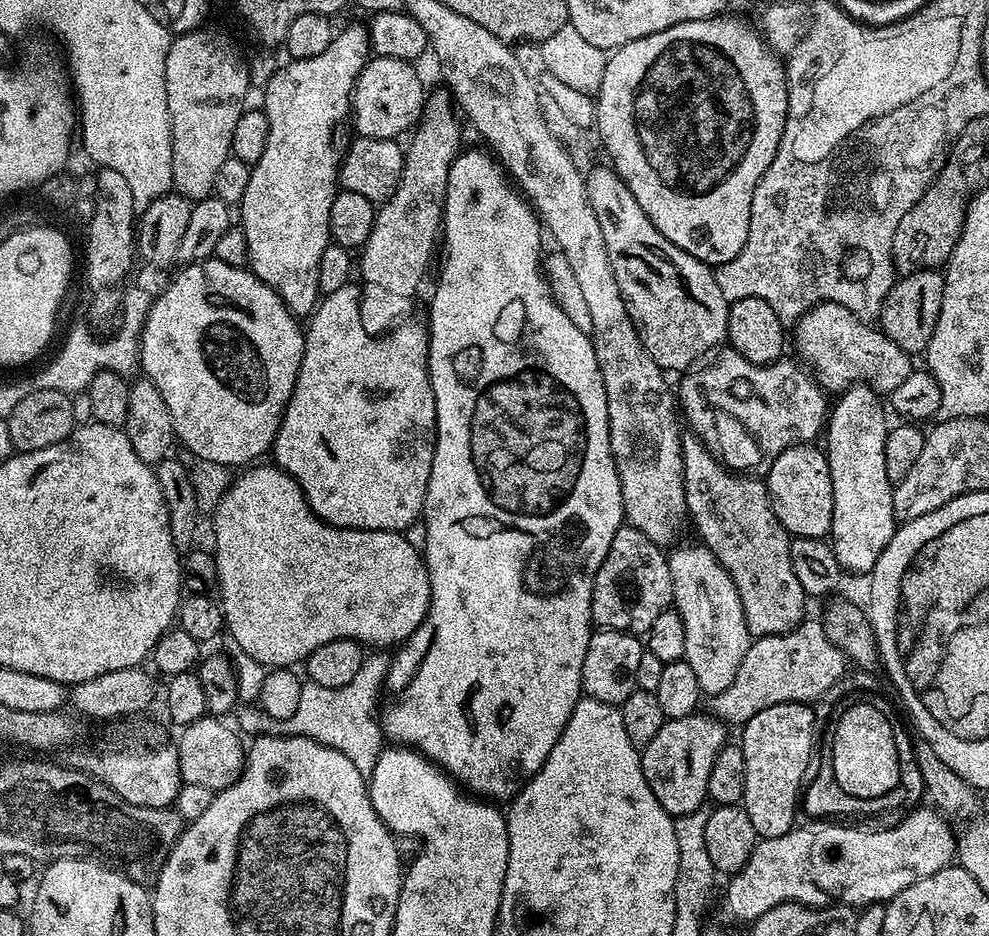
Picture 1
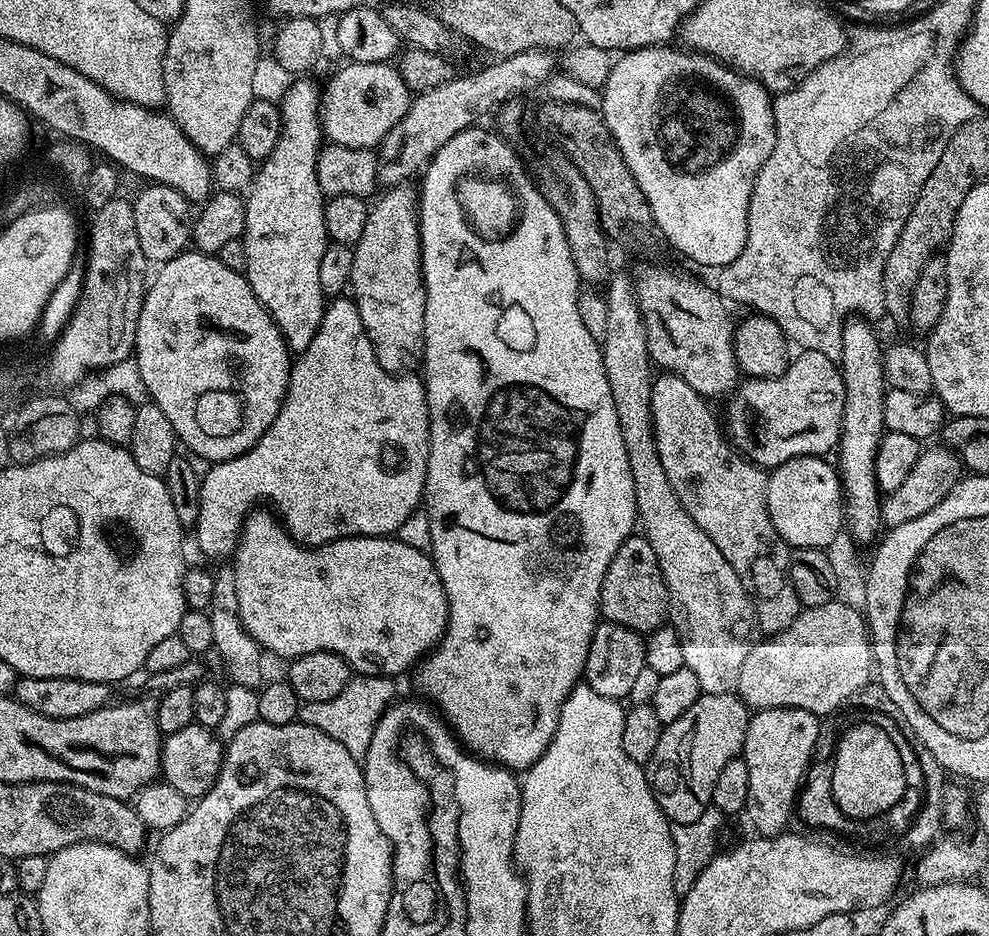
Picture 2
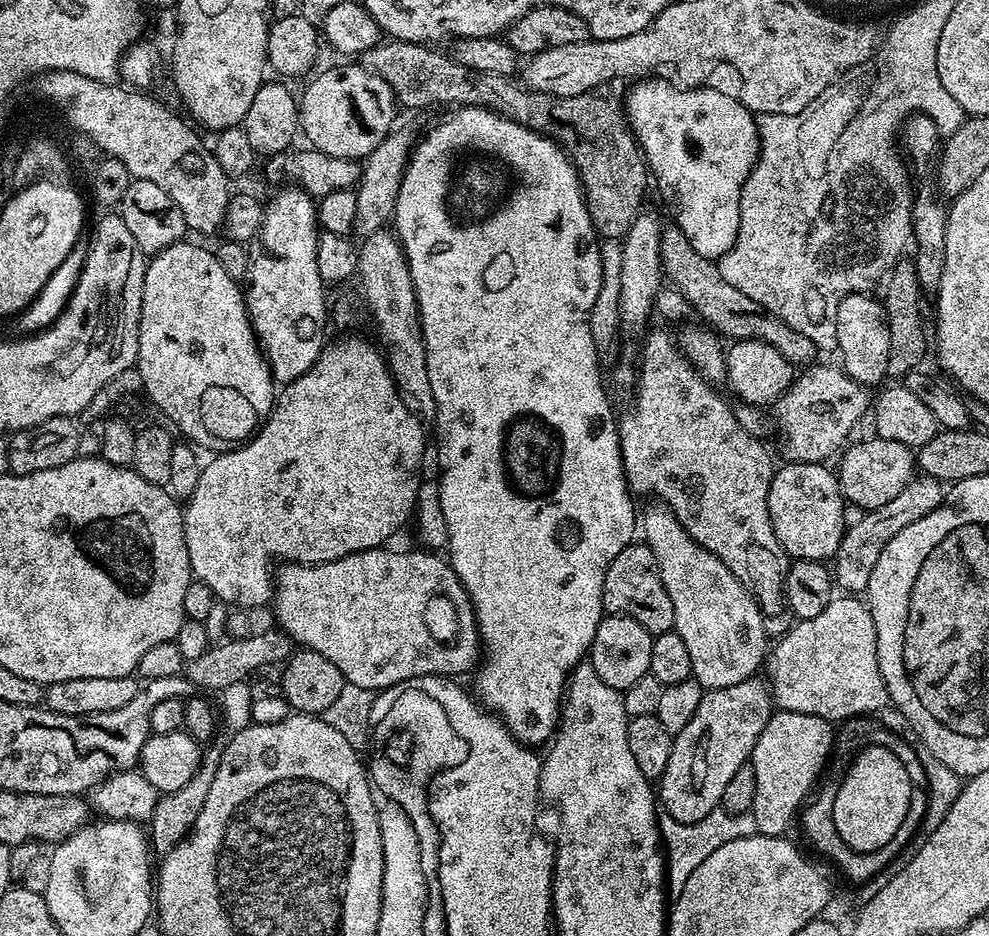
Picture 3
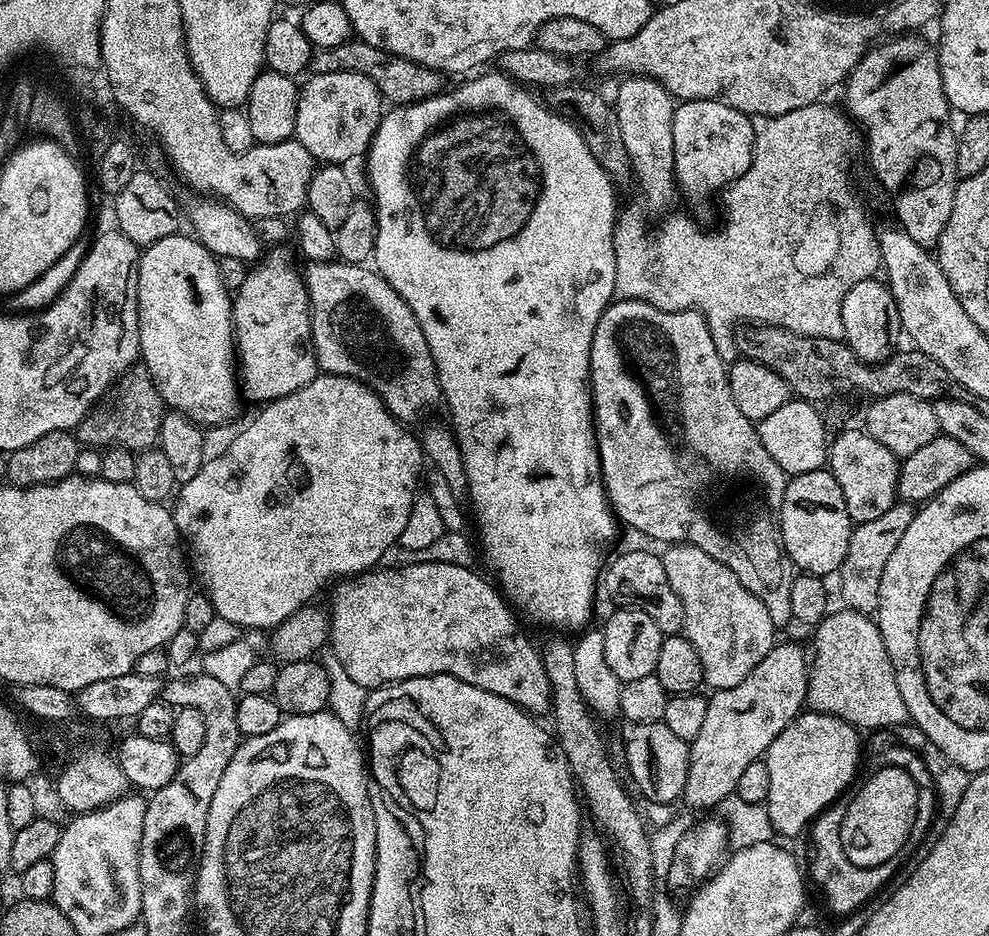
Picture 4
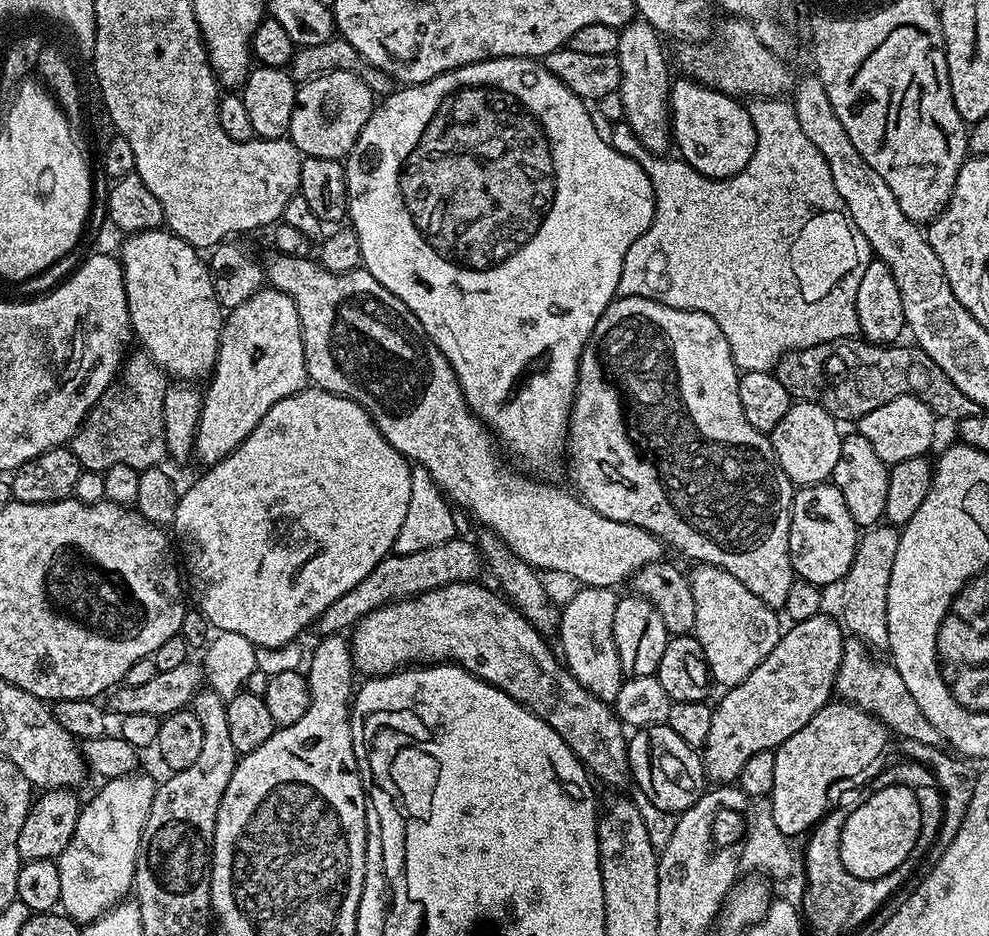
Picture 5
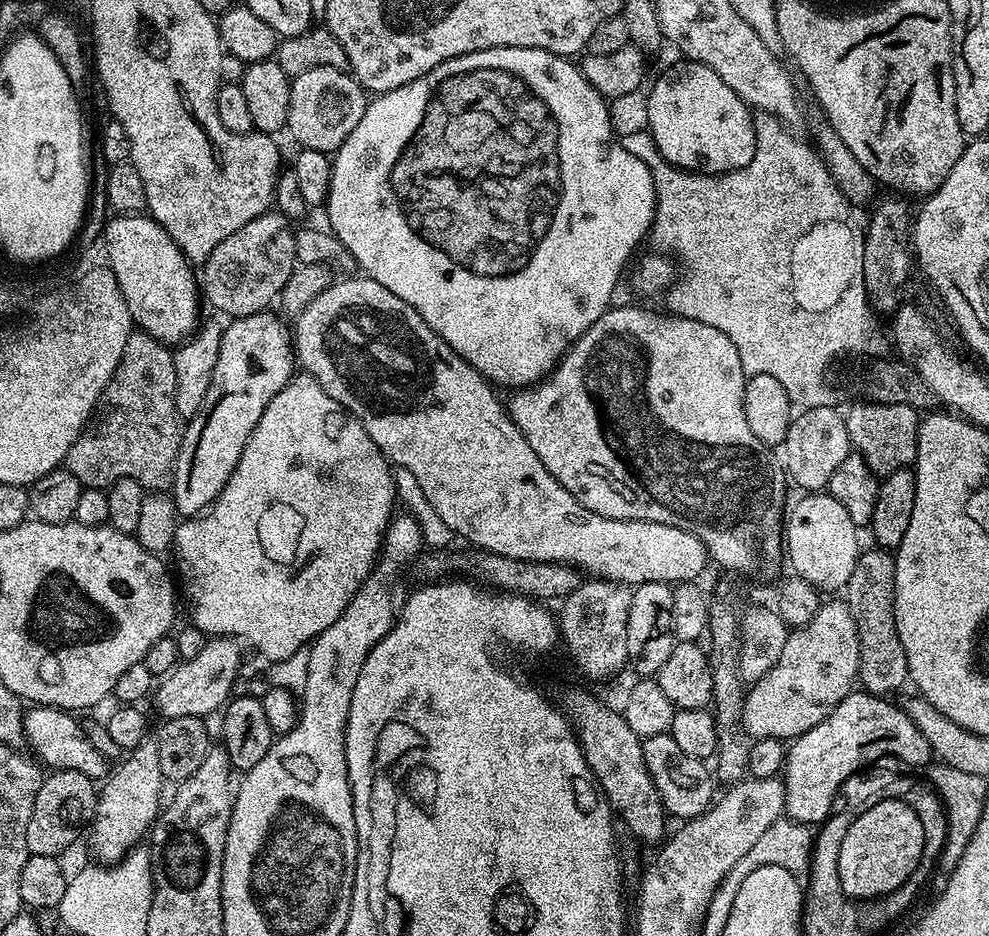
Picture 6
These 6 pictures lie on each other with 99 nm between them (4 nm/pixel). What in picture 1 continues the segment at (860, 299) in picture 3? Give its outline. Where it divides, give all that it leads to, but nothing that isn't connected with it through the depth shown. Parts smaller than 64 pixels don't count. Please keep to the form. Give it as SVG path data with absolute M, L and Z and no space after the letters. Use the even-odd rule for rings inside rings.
M851 384L831 405L826 437L826 455L834 494L830 543L845 573L871 573L882 558L882 550L896 533L898 521L892 505L894 482L886 474L886 438L890 421L884 417L886 404L881 393L868 384Z

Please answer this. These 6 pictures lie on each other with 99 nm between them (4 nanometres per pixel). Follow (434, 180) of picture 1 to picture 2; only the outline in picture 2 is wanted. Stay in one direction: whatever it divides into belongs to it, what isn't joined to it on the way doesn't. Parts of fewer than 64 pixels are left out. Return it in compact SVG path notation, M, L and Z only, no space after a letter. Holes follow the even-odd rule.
M409 182L407 184L399 184L394 188L389 188L381 195L379 199L371 205L368 217L366 218L365 229L362 230L362 235L358 238L358 242L352 246L352 253L354 254L353 269L351 271L350 290L352 291L352 299L356 303L356 308L359 310L359 318L362 319L364 332L367 334L369 342L373 350L375 350L375 357L378 358L379 365L387 372L393 374L401 373L415 357L419 357L422 350L425 328L425 286L424 276L421 273L421 238L420 238L420 214L418 211L418 188L415 183Z

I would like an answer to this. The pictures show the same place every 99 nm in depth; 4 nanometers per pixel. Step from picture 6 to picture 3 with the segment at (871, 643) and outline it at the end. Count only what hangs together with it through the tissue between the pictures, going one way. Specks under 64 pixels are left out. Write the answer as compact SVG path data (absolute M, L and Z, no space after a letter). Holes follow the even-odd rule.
M917 475L906 486L906 490L900 491L886 506L865 511L861 520L856 520L847 525L844 529L844 537L838 546L834 557L834 580L837 585L840 584L845 593L864 594L867 593L870 574L874 562L878 562L878 554L886 550L886 542L898 534L910 522L918 522L918 518L926 518L935 508L940 507L944 502L946 488L941 481L936 480L933 476Z

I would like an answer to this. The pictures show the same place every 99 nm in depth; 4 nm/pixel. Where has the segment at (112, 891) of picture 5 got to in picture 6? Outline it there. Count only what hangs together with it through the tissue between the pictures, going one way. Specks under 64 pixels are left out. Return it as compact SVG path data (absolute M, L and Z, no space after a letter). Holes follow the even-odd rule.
M155 739L143 740L136 748L131 749L111 769L110 775L103 781L102 787L98 792L96 810L91 817L92 820L92 852L97 856L97 861L111 866L124 859L133 848L141 843L140 840L149 835L150 829L156 823L157 816L160 815L162 799L160 795L164 792L166 781L162 770L158 766L158 746Z

